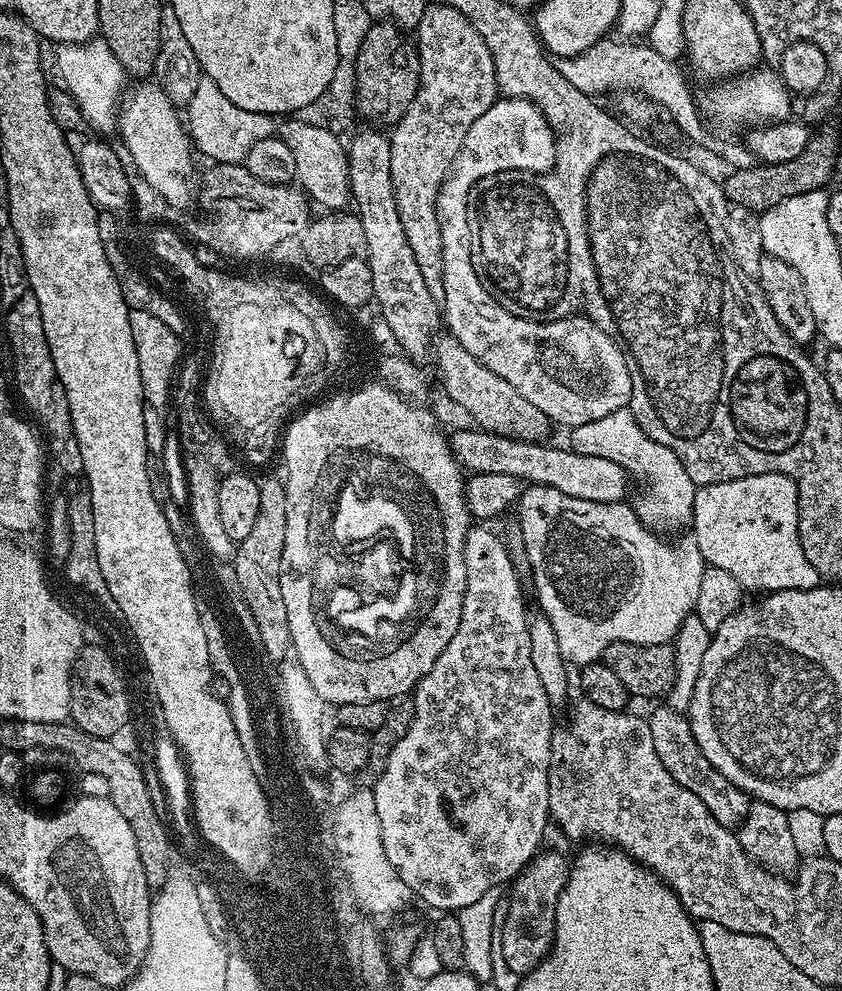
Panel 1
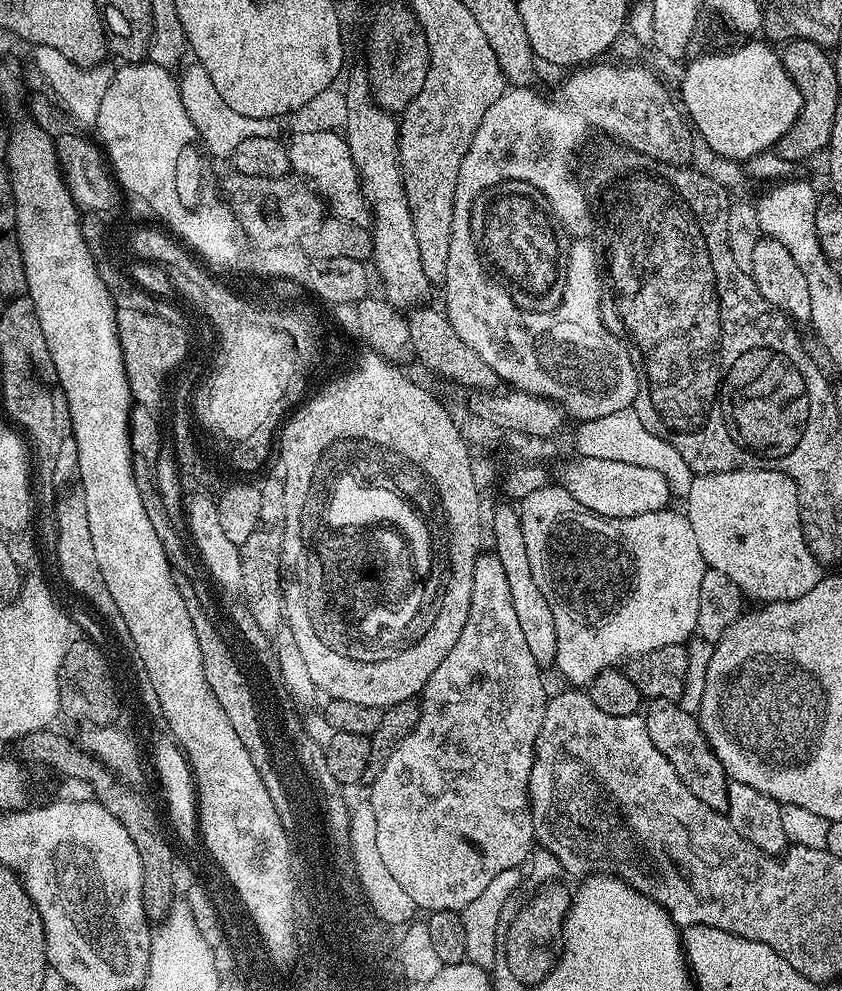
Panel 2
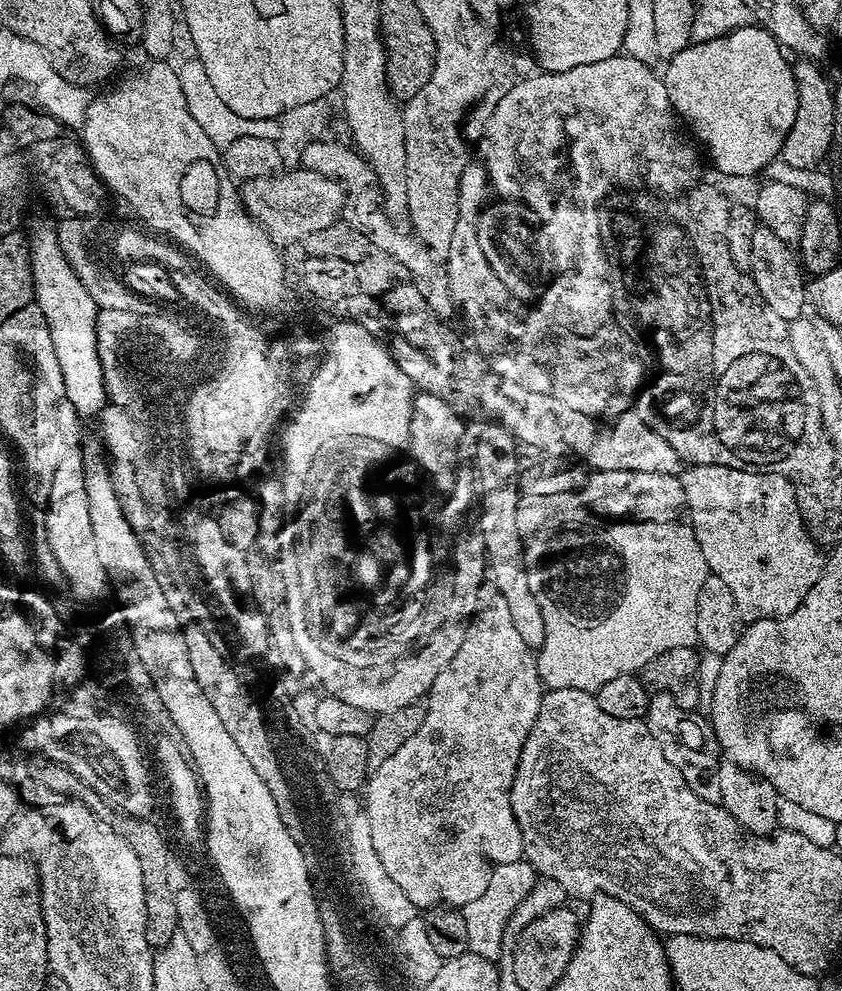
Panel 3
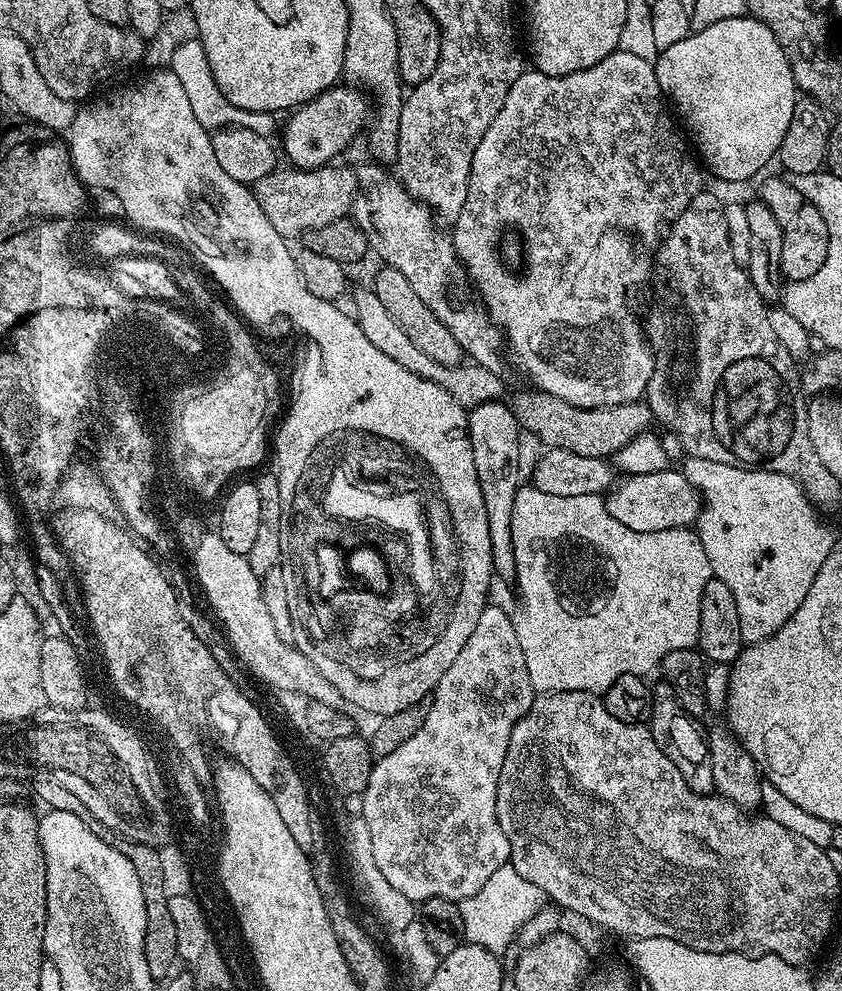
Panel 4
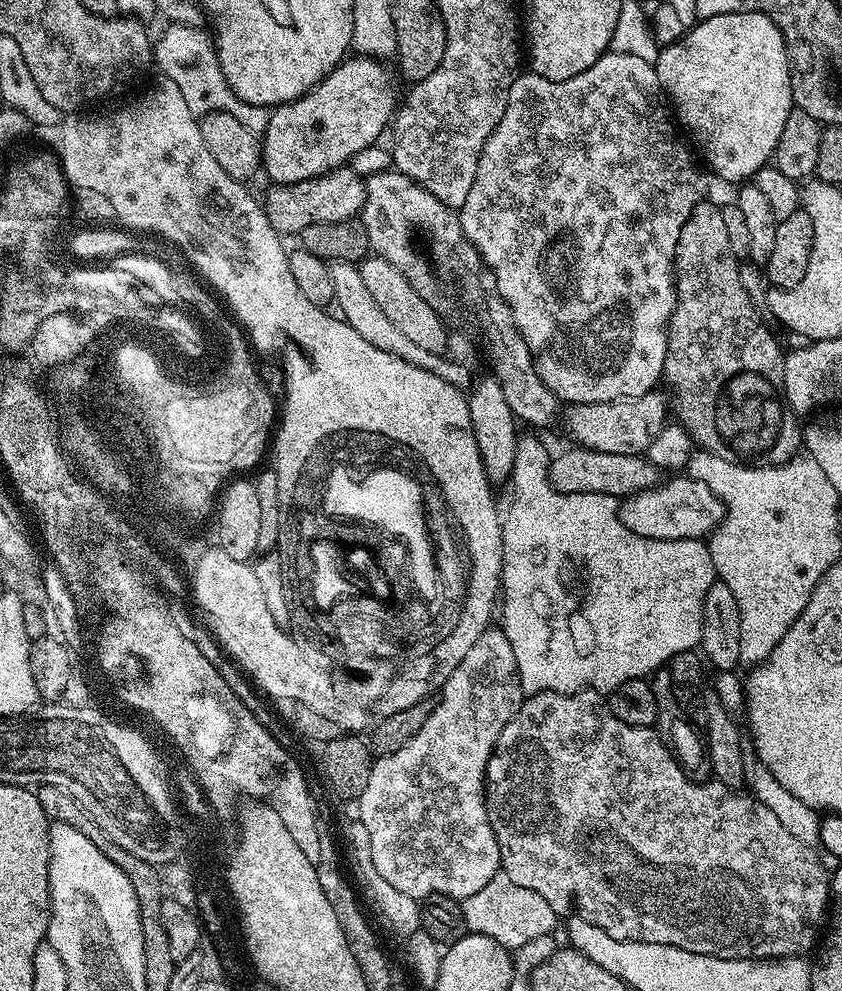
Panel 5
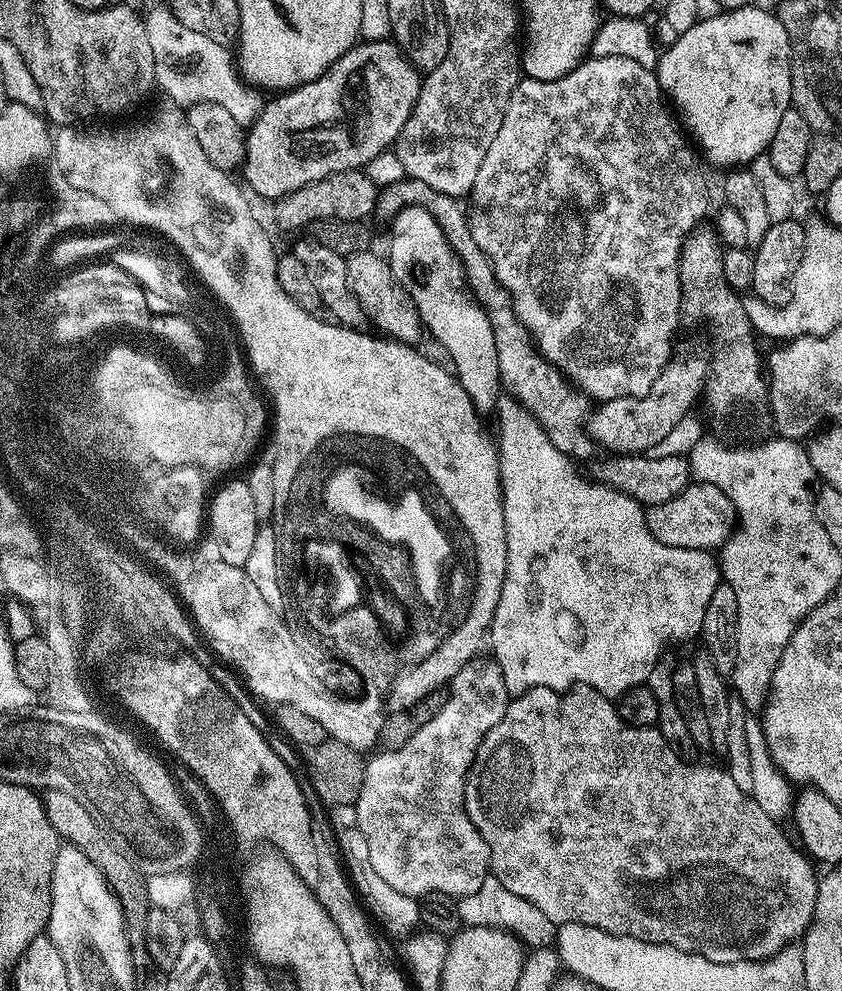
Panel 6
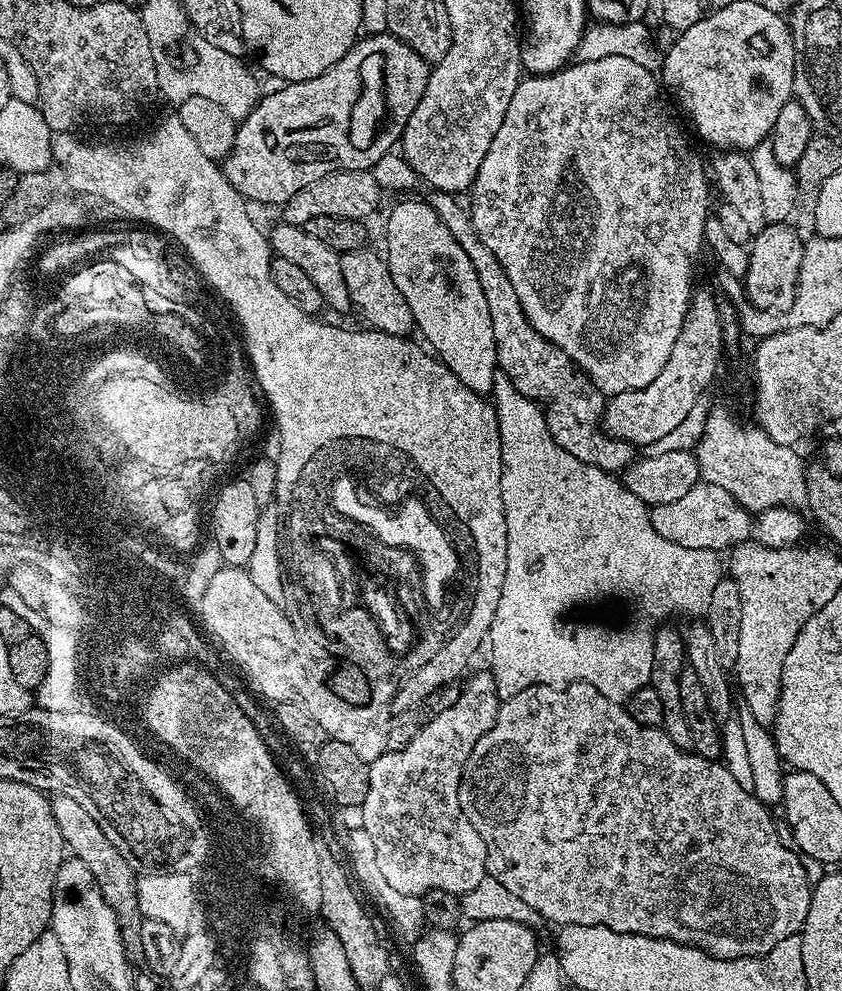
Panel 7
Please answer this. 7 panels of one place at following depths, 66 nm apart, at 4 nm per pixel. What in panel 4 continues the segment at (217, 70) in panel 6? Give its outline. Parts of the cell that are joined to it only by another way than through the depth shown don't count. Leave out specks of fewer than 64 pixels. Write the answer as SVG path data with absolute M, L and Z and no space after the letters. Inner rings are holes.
M191 39L182 41L173 50L170 70L178 74L178 82L182 82L182 87L186 89L188 101L194 109L194 118L198 118L198 122L202 122L202 126L209 130L245 128L254 130L254 134L271 137L277 117L270 112L242 110L242 106L234 106L234 102L230 102L230 98L226 98L226 94L218 90L218 82L214 82L214 74L210 74L210 62L206 62L206 50L200 45L199 39Z

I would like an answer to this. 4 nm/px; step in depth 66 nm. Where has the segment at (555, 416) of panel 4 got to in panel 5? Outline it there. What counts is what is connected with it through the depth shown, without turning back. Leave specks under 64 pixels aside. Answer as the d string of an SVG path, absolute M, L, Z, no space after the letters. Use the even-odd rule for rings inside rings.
M653 390L629 400L567 405L562 412L562 424L564 420L564 428L572 439L569 441L582 448L602 450L602 454L638 456L647 453L651 442L670 420L670 400L661 392Z

